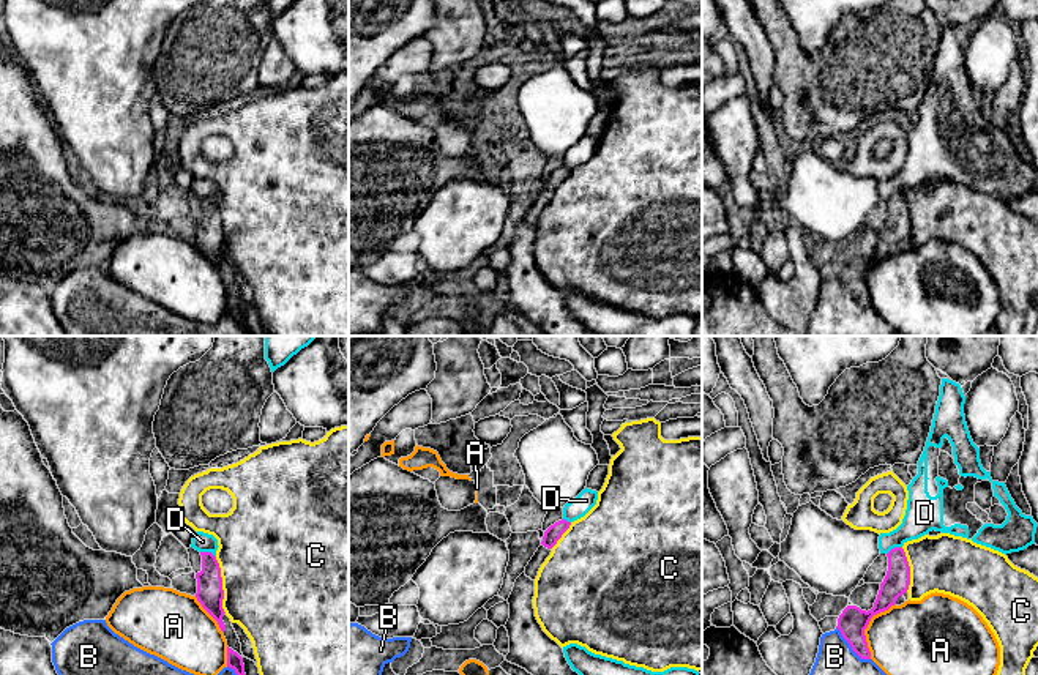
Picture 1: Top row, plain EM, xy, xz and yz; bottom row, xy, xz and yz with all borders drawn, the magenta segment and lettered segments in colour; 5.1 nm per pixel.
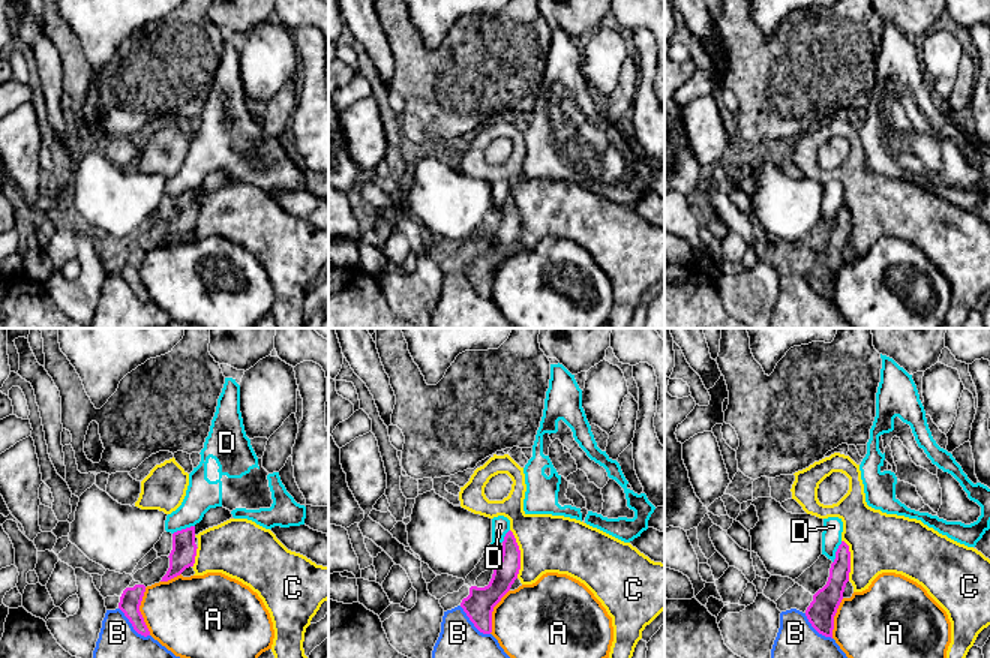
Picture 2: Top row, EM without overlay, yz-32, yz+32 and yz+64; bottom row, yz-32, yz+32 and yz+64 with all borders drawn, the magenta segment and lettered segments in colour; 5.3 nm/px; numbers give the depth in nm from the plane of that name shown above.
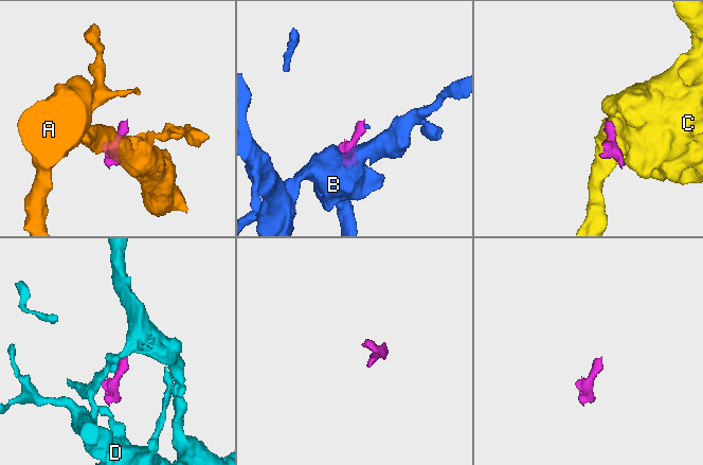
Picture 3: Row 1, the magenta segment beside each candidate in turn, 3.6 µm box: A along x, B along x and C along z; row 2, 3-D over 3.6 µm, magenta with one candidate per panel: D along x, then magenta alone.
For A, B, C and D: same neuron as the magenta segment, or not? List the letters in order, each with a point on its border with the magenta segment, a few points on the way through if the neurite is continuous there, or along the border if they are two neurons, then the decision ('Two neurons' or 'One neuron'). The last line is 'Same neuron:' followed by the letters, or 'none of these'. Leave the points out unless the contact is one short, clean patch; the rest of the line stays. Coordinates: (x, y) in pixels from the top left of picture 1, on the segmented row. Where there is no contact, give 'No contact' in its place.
A: Touches magenta at yz (866, 626). Two neurons
B: Touches magenta at yz (851, 645). Two neurons
C: Touches magenta at xy (221, 585). Two neurons
D: Touches magenta at xy (209, 552). Boundary: xy (201, 551), (209, 551), (215, 557). Two neurons
Same neuron: none of these

